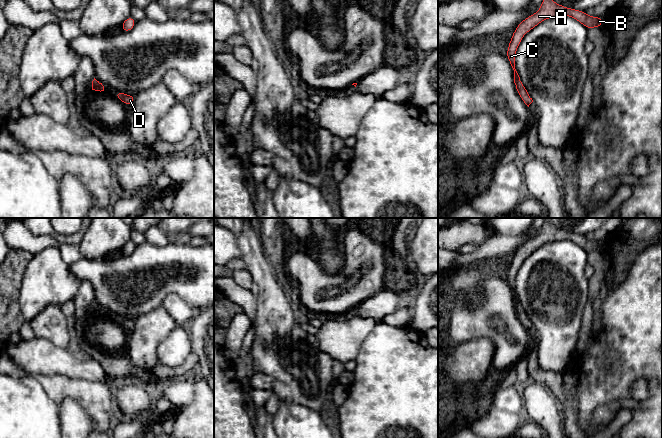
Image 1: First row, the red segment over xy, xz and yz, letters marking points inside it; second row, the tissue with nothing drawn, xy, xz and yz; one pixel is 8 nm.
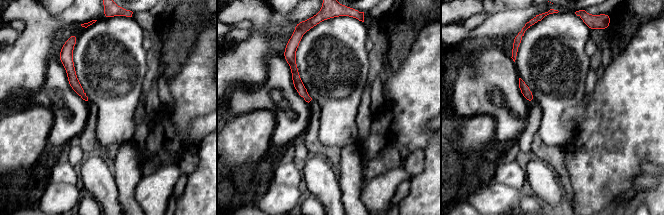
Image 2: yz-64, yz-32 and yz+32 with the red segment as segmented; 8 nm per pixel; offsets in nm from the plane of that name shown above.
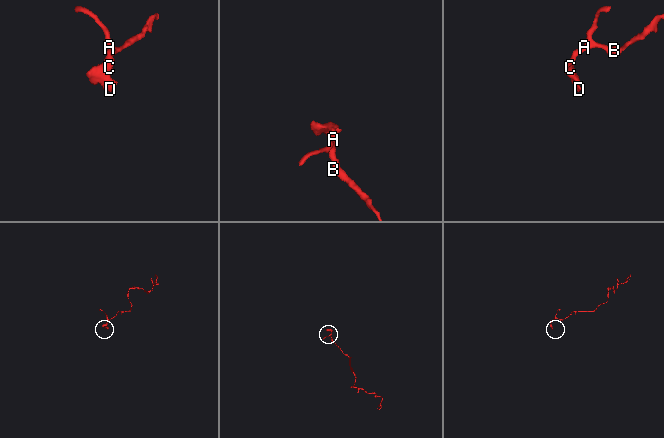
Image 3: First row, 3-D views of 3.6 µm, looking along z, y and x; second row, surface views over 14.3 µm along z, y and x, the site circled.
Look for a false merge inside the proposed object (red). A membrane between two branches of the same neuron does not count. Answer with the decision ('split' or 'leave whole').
leave whole

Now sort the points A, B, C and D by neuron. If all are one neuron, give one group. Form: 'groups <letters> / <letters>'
groups A B C D

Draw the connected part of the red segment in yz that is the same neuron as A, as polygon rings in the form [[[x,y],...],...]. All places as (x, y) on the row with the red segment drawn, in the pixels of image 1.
[[[543,0],[543,2],[540,4],[540,10],[524,19],[517,26],[515,32],[512,33],[512,39],[508,45],[506,58],[509,60],[514,70],[514,83],[516,90],[521,99],[528,107],[533,102],[533,100],[528,94],[524,85],[522,84],[520,77],[515,69],[515,54],[525,33],[532,30],[536,25],[538,25],[545,19],[558,16],[571,16],[580,23],[582,23],[587,29],[593,27],[601,28],[604,18],[588,16],[585,11],[564,7],[562,5],[556,4],[553,0]]]

